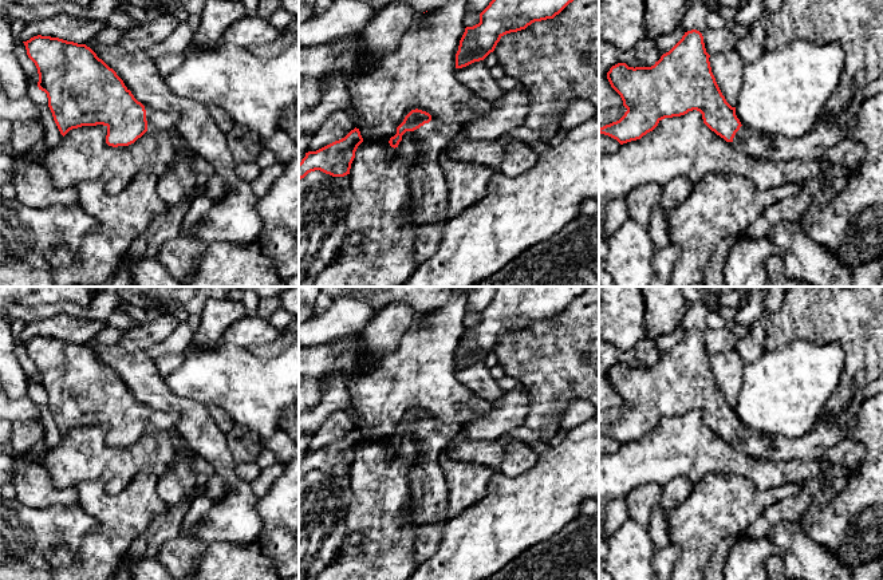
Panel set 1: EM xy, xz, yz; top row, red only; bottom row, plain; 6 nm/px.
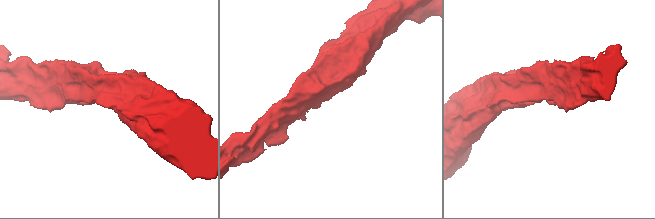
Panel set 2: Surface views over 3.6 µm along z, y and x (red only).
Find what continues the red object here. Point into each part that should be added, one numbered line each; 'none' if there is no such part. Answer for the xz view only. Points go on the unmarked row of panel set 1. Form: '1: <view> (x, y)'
none

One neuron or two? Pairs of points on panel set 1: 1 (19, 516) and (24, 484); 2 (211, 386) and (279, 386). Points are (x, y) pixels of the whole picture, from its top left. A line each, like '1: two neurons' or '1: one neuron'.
1: two neurons
2: one neuron

